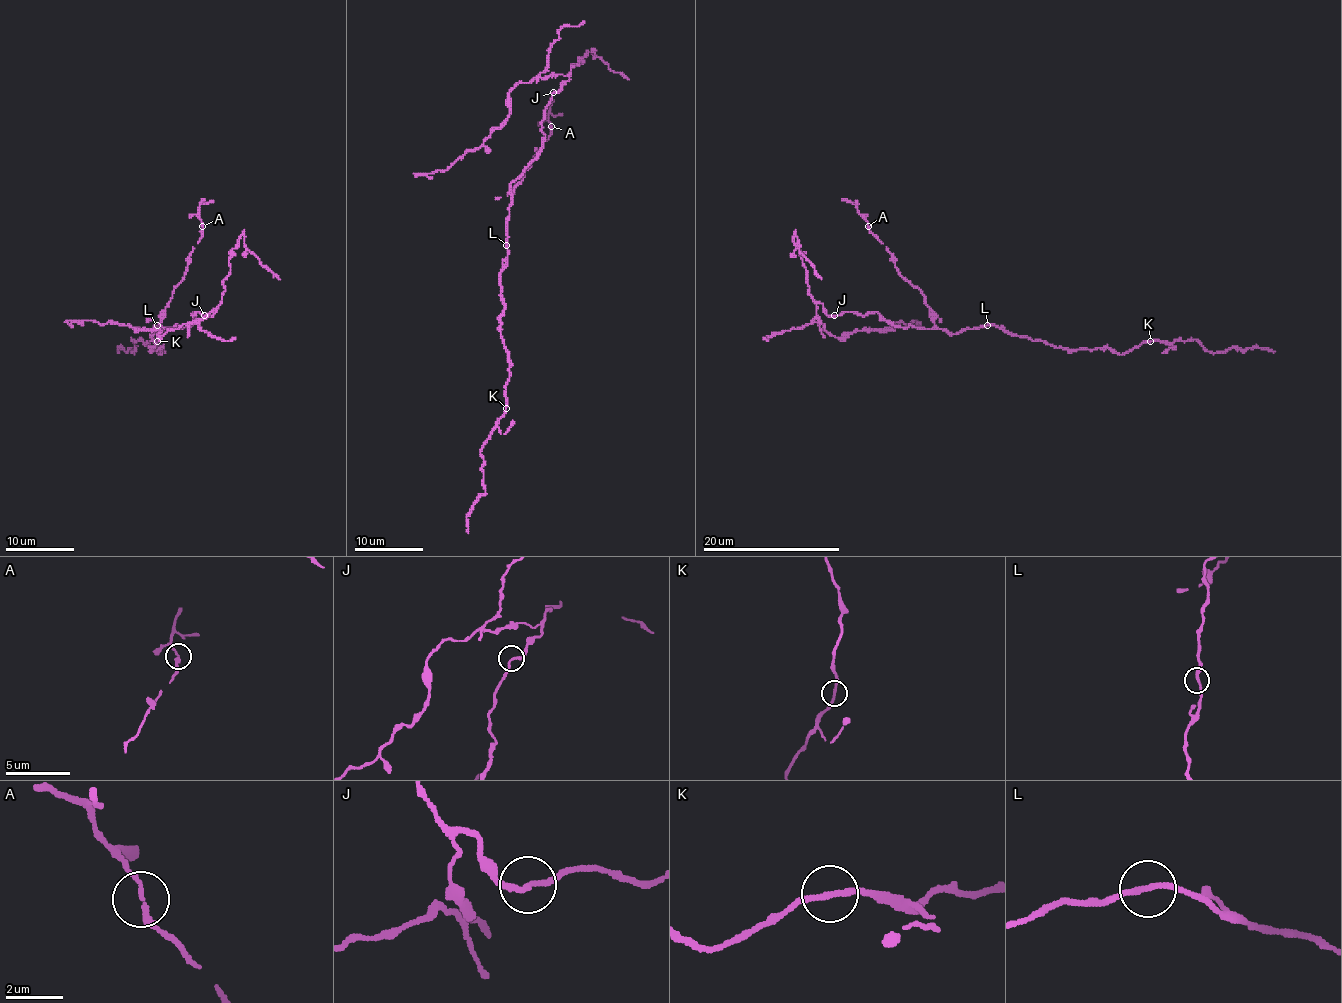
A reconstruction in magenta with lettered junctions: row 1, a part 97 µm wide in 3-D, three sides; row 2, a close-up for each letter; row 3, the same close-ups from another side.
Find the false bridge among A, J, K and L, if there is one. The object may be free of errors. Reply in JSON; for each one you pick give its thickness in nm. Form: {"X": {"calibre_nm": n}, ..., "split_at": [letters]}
{"J": {"calibre_nm": 180}, "split_at": ["J"]}

